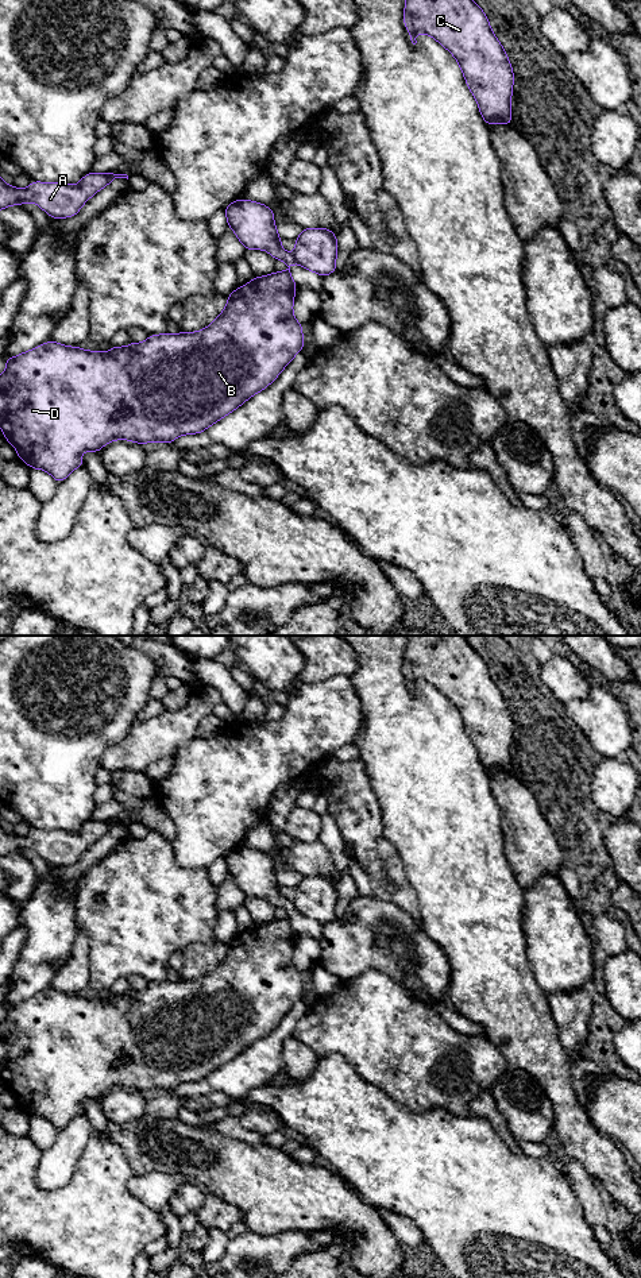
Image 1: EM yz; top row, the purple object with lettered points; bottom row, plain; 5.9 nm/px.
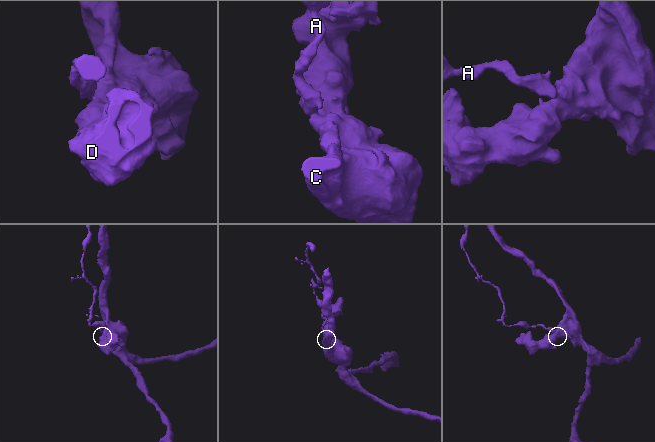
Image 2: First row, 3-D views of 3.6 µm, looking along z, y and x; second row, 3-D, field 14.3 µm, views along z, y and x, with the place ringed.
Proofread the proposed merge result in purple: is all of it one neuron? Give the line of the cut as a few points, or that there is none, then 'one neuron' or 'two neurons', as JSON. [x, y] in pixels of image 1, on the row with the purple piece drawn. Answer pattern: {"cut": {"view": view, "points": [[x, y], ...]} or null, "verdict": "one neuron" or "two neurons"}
{"cut": {"view": "yz", "points": [[292, 254], [294, 261]]}, "verdict": "two neurons"}

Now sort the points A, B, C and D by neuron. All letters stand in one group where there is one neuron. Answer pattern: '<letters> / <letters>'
A / B C D

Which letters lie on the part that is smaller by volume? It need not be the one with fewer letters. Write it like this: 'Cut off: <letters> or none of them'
Cut off: A

